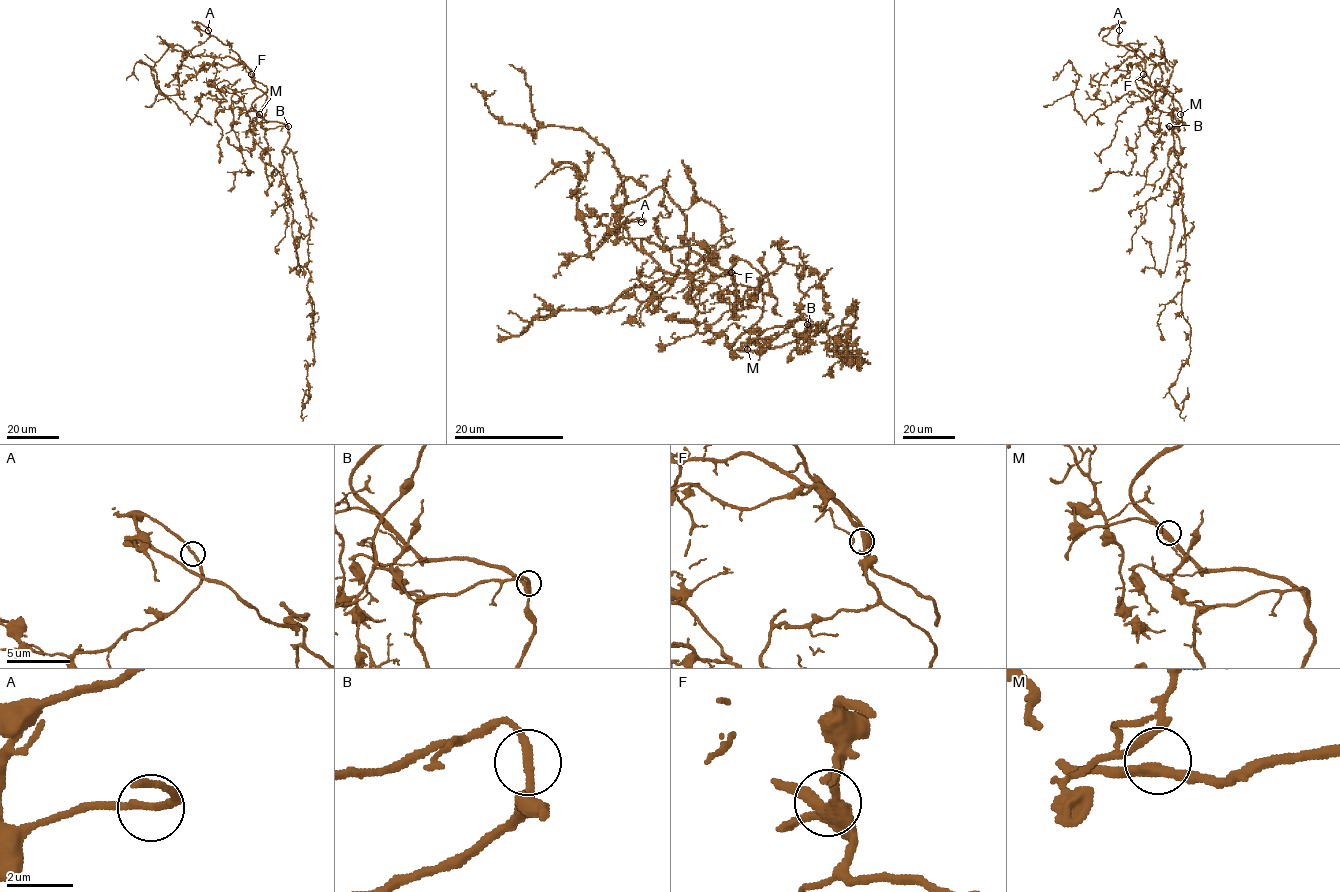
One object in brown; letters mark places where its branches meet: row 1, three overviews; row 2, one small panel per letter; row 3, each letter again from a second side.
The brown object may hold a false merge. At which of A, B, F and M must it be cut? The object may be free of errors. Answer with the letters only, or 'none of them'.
none of them

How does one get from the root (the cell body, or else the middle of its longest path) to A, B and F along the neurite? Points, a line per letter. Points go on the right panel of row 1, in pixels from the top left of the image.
A: (1182, 114), (1172, 97), (1151, 85), (1145, 63), (1130, 46), (1110, 45), (1103, 39), (1120, 22), (1119, 30)
B: (1182, 114), (1181, 121), (1168, 126)
F: (1182, 114), (1180, 104), (1167, 93), (1154, 89), (1143, 74)

